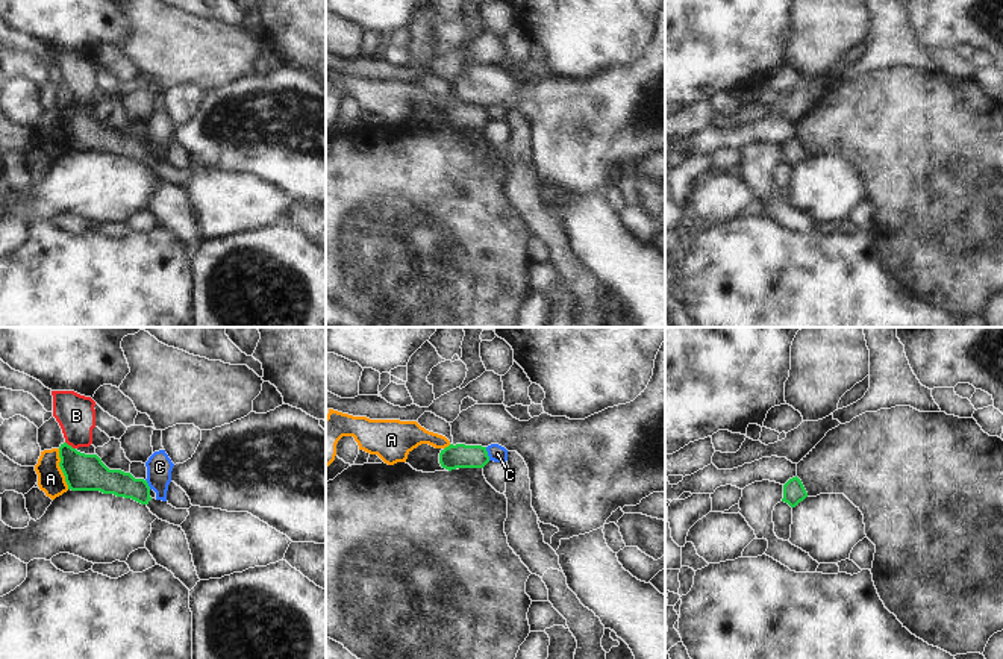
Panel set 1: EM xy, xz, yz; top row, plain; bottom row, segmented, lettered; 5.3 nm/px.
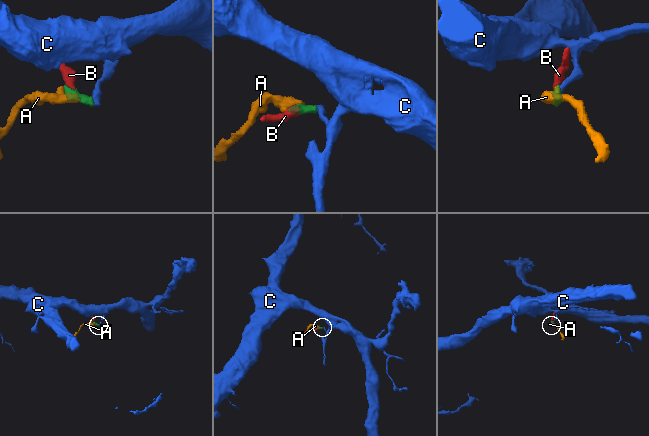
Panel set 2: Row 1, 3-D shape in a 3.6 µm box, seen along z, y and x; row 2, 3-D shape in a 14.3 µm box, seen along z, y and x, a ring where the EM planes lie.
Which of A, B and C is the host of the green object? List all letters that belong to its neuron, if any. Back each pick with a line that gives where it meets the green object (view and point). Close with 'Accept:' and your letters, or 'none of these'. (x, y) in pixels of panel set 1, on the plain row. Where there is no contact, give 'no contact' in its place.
Accept: none of these

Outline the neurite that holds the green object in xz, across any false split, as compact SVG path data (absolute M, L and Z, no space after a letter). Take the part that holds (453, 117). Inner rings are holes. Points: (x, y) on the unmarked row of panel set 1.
M450 105L439 114L442 129L452 132L456 129L483 129L489 123L486 108Z

